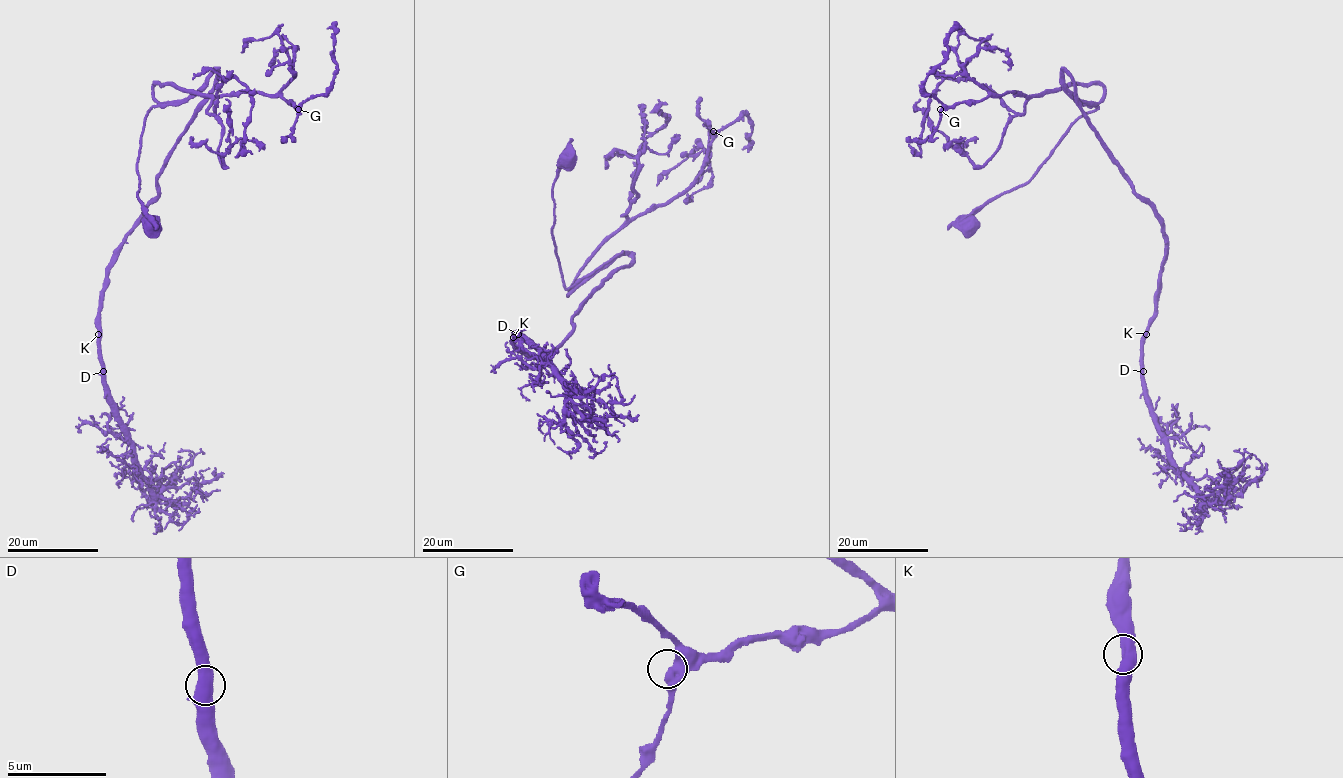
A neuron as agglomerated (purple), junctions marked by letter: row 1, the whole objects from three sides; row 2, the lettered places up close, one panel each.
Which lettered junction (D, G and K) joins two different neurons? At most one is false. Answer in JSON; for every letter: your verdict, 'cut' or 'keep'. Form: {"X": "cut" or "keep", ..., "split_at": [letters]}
{"D": "keep", "G": "keep", "K": "keep", "split_at": []}

